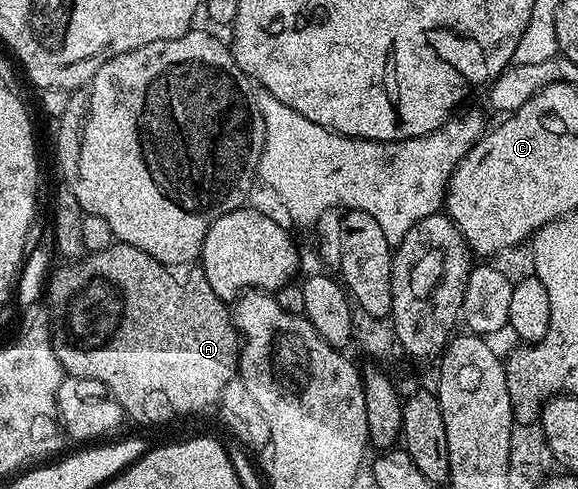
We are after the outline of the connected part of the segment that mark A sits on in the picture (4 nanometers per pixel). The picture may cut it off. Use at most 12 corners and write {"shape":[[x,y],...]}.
{"shape":[[115,244],[48,278],[63,371],[154,426],[239,373],[198,264]]}

